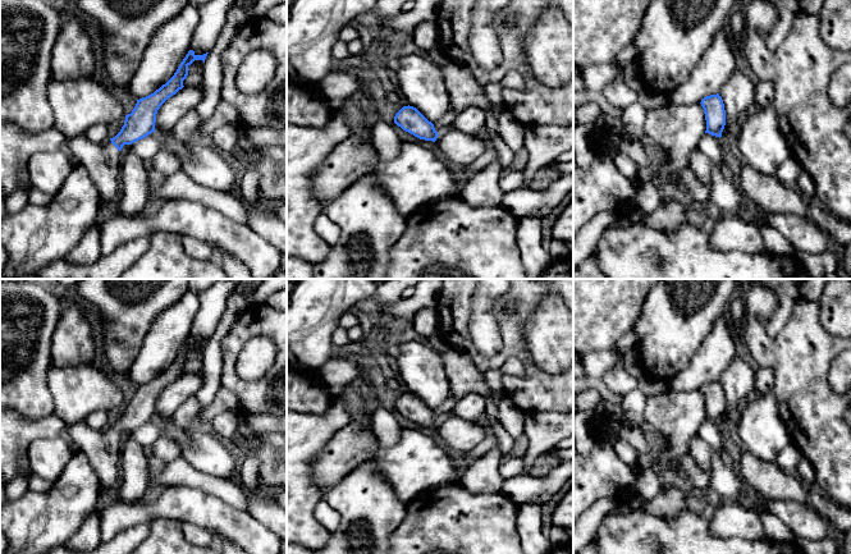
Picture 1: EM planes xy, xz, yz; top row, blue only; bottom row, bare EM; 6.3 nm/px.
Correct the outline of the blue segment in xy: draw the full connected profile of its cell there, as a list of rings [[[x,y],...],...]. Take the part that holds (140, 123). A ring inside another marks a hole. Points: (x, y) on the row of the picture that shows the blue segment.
[[[189,50],[174,75],[154,93],[137,100],[131,114],[125,115],[120,132],[105,142],[96,143],[86,136],[65,138],[64,148],[76,164],[82,165],[100,193],[101,202],[115,202],[120,194],[122,148],[155,132],[156,114],[160,106],[179,90],[195,60],[205,59],[209,52],[196,55]]]

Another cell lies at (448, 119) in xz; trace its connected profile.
[[[449,110],[440,120],[433,123],[438,134],[450,128],[456,120],[457,114]]]

